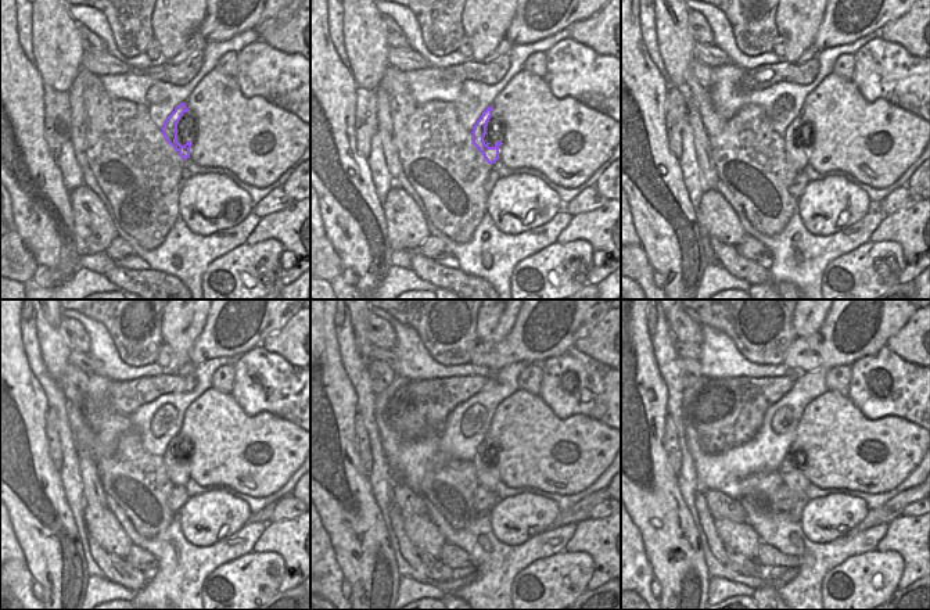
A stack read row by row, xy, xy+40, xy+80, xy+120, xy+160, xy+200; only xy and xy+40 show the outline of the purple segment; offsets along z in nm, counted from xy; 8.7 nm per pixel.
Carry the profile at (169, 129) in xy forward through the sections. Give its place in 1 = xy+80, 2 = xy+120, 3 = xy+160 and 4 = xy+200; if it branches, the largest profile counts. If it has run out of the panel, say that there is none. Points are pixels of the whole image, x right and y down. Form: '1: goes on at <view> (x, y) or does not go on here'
1: goes on at xy+80 (800, 157)
2: goes on at xy+120 (178, 472)
3: goes on at xy+160 (487, 477)
4: goes on at xy+200 (794, 478)

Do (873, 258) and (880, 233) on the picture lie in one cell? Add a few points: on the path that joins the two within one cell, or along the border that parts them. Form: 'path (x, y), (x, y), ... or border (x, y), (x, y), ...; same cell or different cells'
border (871, 240), (896, 241), (901, 247), (905, 261); different cells

